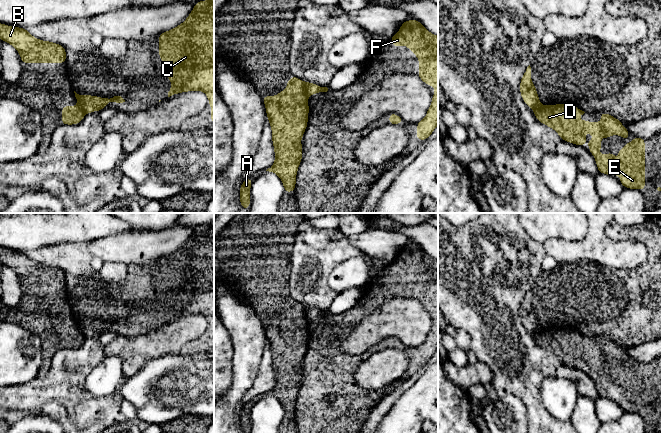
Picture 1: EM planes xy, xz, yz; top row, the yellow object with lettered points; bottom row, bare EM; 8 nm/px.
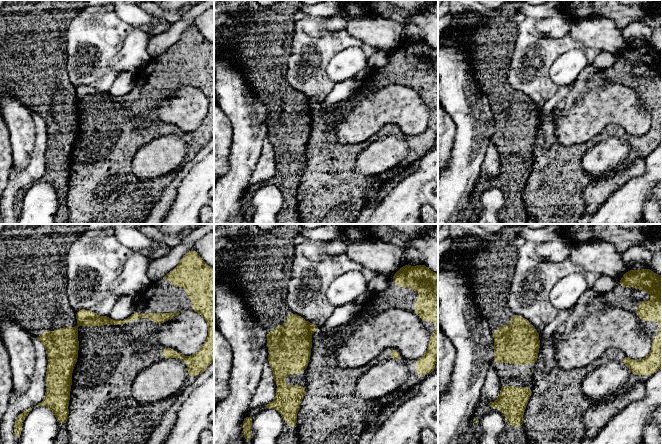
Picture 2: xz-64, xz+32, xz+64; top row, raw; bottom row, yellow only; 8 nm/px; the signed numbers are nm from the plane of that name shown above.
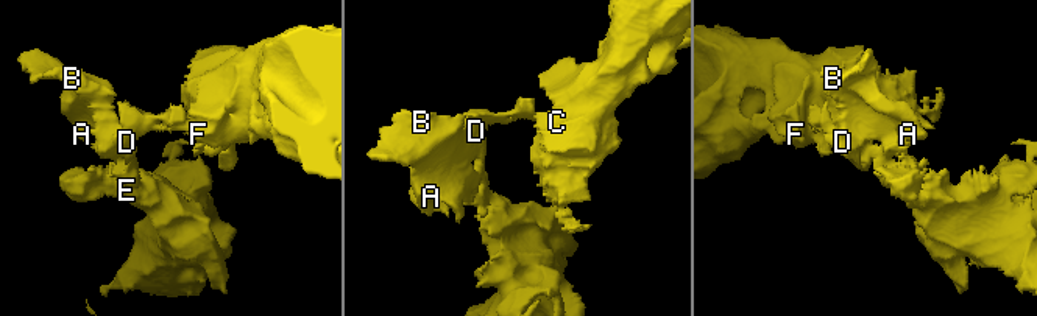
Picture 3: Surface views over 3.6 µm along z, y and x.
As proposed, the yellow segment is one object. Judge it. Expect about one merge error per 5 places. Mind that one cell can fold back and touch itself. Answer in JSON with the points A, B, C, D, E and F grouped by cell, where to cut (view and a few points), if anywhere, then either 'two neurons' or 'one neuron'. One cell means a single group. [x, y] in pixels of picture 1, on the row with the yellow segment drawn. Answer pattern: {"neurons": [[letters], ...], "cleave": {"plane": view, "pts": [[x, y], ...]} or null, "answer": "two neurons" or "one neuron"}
{"neurons": [["A", "B", "D", "E"], ["C", "F"]], "cleave": {"plane": "xz", "pts": [[303, 82], [308, 95]]}, "answer": "two neurons"}

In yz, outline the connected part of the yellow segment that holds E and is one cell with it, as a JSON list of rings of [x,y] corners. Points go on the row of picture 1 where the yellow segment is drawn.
[[[556,104],[544,106],[542,108],[533,109],[537,120],[548,127],[554,129],[562,140],[575,145],[585,146],[585,132],[588,131],[590,135],[595,135],[595,139],[589,140],[589,151],[594,156],[598,172],[607,175],[620,175],[620,183],[629,189],[645,190],[645,139],[634,136],[632,143],[626,143],[617,154],[619,159],[613,157],[613,152],[610,151],[607,155],[599,155],[601,150],[601,137],[608,139],[611,135],[620,135],[623,139],[629,138],[629,132],[626,127],[622,127],[623,121],[620,121],[613,116],[601,113],[601,122],[587,122],[585,119],[579,121],[577,117],[583,115],[585,112],[572,105]]]

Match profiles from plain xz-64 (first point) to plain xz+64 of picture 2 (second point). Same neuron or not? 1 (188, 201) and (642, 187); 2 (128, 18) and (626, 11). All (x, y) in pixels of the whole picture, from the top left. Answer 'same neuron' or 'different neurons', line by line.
1: same neuron
2: different neurons

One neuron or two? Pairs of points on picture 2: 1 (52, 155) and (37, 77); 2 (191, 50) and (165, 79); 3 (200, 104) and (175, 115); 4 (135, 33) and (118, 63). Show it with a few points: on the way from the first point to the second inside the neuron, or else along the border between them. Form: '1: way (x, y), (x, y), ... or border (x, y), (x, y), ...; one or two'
1: way (55, 136), (55, 101), (51, 96); one
2: way (187, 57), (172, 72); one
3: way (194, 104), (186, 109), (181, 109); one
4: way (135, 40), (135, 46), (125, 56); one

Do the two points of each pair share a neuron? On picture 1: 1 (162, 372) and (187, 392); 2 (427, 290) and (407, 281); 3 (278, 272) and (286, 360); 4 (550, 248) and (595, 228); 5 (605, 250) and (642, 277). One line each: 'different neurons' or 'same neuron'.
1: same neuron
2: same neuron
3: same neuron
4: same neuron
5: different neurons

